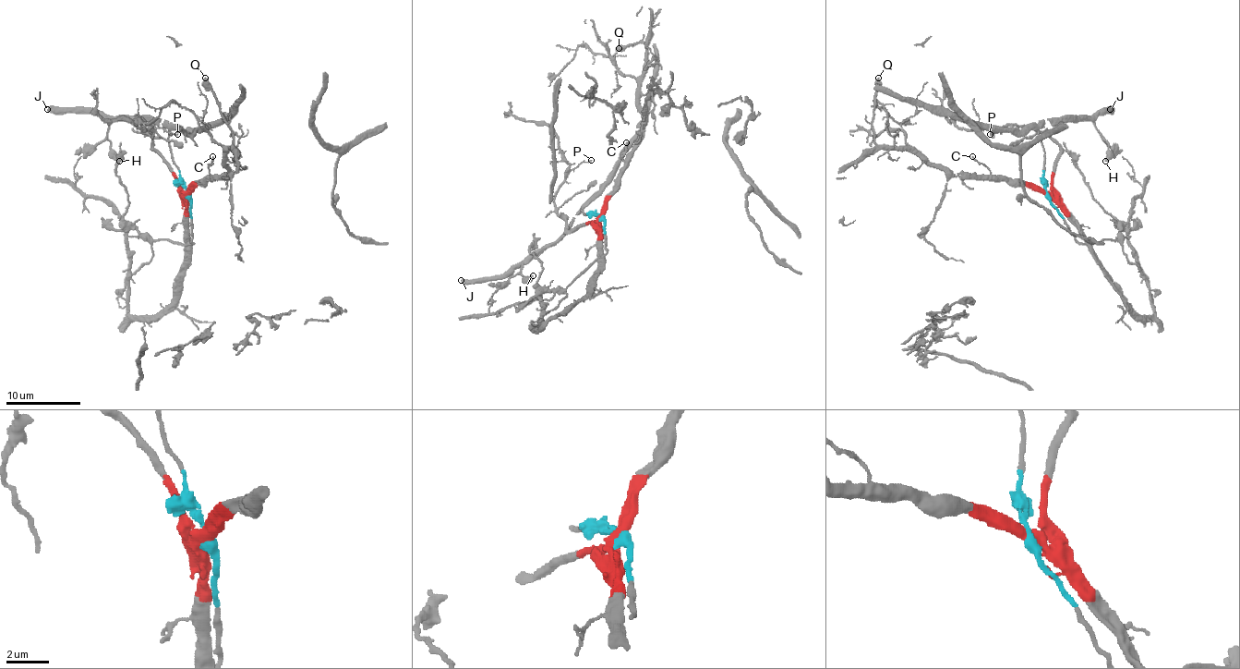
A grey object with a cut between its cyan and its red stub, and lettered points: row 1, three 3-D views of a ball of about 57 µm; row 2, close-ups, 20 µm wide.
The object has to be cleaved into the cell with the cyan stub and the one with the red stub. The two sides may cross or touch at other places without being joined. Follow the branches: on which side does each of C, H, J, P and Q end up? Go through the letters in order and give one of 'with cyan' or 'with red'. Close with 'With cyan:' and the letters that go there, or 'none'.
C: with red
H: with cyan
J: with cyan
P: with red
Q: with red
With cyan: H, J

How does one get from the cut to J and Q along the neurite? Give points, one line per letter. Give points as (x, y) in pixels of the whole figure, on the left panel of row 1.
J: (187, 195), (171, 152), (169, 129), (160, 120), (118, 120), (89, 111), (47, 109)
Q: (187, 195), (206, 180), (229, 175), (225, 155), (233, 146), (231, 126), (204, 77)

